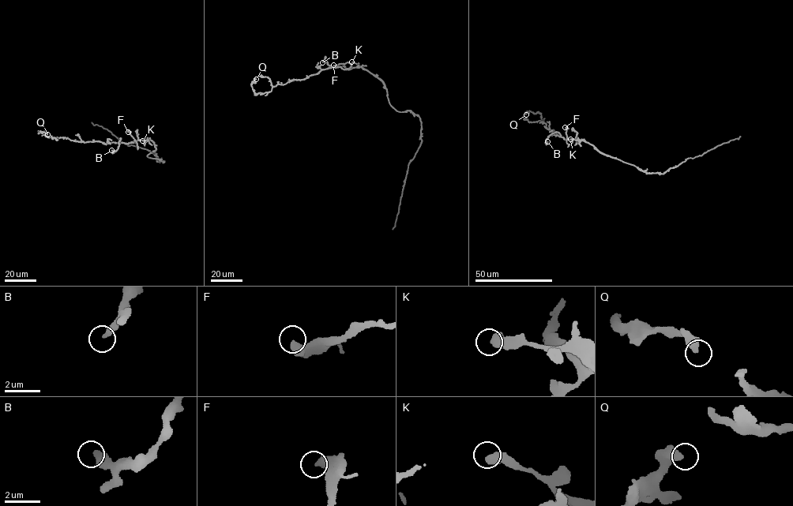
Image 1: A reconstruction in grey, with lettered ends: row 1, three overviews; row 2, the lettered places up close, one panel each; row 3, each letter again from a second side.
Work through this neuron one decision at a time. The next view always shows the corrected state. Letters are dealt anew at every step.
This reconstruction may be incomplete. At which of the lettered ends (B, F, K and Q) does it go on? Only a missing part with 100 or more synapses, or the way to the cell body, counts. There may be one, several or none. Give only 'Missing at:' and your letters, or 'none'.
Missing at: none

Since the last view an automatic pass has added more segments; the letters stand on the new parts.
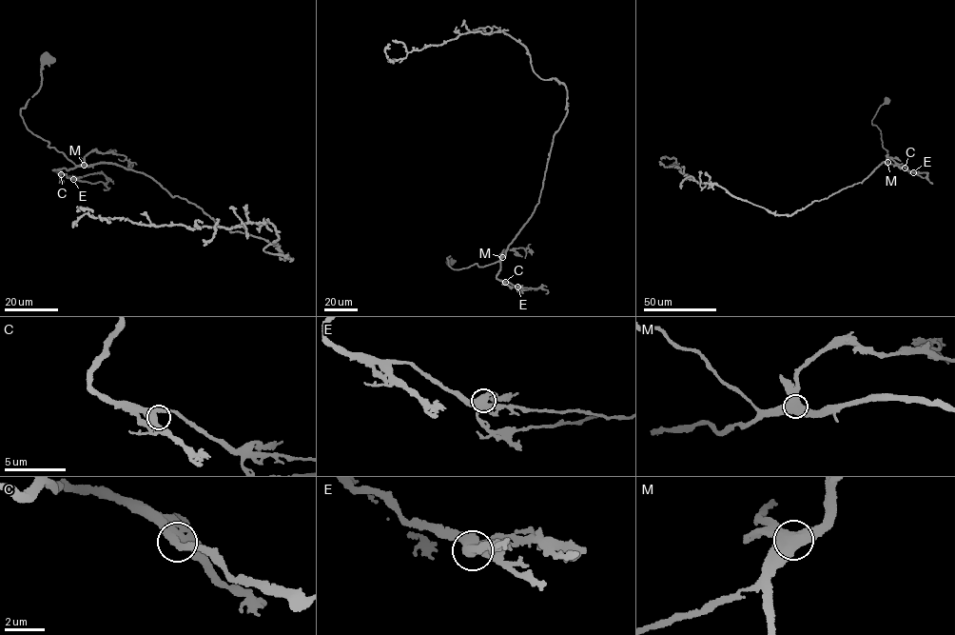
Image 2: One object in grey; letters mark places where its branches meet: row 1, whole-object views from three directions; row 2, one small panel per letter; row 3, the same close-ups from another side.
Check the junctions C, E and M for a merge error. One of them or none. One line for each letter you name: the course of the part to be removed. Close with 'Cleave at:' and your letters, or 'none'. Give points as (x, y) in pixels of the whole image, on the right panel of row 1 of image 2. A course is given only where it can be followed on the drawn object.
Cleave at: none

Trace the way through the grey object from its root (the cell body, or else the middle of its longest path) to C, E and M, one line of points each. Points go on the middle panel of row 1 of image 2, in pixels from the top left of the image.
C: (450, 263), (447, 258), (450, 256), (446, 257), (449, 266), (459, 269), (499, 261), (496, 277), (505, 282)
E: (450, 263), (447, 258), (450, 256), (446, 257), (449, 266), (459, 269), (499, 261), (496, 277), (517, 287)
M: (450, 263), (447, 258), (450, 256), (446, 257), (449, 266), (459, 269), (476, 264), (484, 267), (502, 257)

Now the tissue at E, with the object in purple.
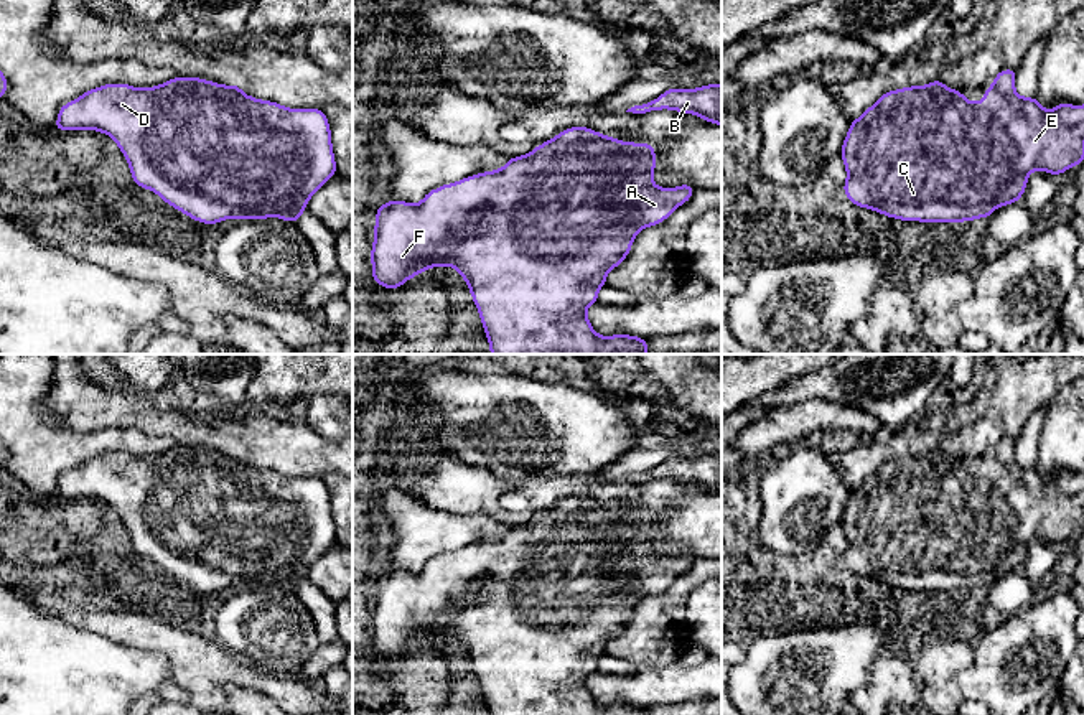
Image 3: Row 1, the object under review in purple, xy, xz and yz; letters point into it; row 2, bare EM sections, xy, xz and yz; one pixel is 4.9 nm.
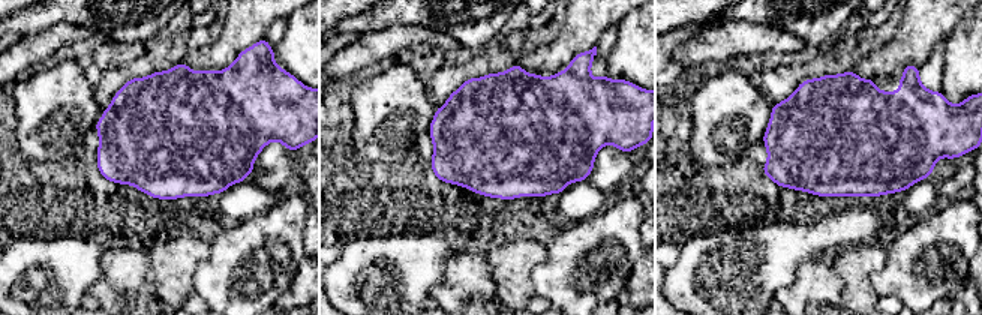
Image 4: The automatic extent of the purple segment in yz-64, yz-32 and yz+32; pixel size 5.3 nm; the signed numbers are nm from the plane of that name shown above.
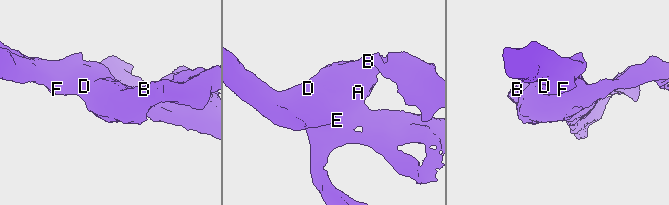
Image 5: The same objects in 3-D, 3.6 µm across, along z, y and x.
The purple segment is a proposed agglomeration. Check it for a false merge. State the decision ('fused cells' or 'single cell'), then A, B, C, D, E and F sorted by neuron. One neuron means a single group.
single cell | A B C D E F

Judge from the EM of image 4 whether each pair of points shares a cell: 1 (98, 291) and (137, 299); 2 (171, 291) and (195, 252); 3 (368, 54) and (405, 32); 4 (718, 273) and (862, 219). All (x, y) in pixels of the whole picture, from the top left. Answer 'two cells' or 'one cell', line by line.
1: one cell
2: one cell
3: one cell
4: one cell

